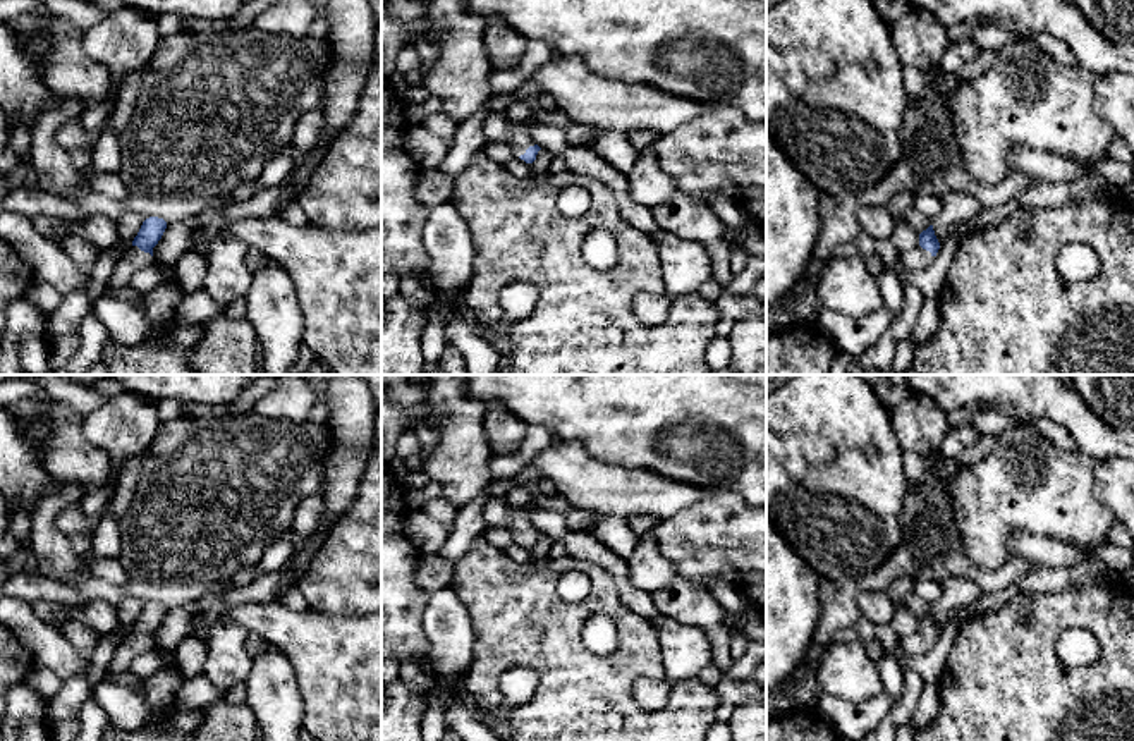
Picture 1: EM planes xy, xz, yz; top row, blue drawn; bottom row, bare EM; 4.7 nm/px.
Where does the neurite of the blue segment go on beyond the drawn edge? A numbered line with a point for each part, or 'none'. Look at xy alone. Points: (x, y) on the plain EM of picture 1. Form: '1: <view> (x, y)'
1: xy (133, 643)

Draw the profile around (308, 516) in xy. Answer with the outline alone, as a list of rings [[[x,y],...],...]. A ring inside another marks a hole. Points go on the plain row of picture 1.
[[[313,493],[297,505],[290,530],[297,540],[309,538],[318,531],[325,514],[326,507],[321,493]]]

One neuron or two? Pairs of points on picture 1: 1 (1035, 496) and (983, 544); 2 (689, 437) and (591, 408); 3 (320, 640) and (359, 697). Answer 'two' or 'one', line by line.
1: one
2: one
3: one

